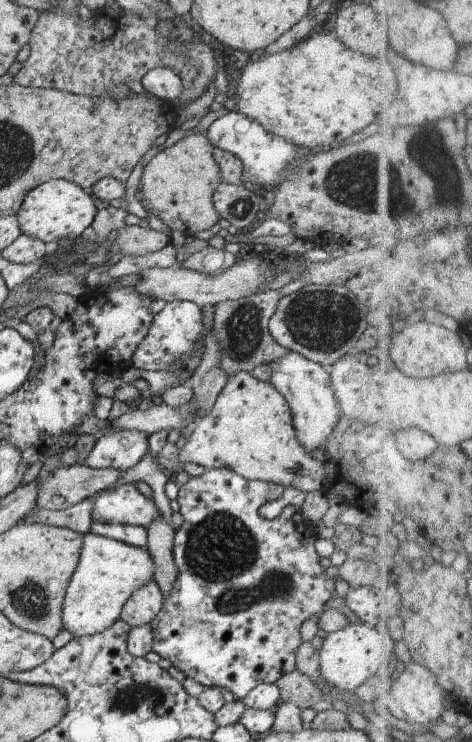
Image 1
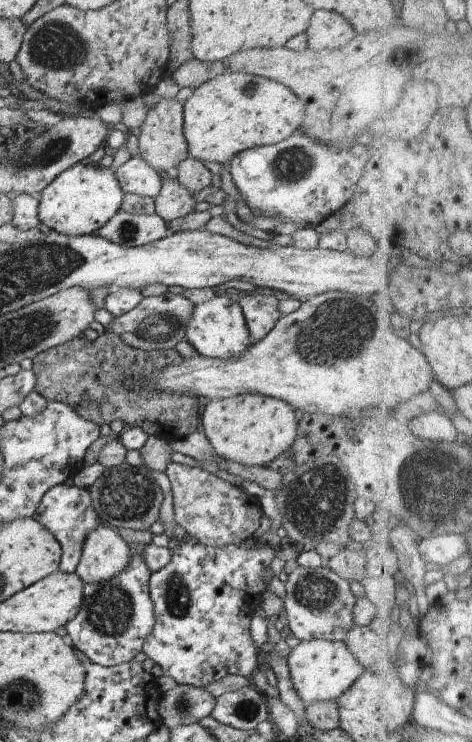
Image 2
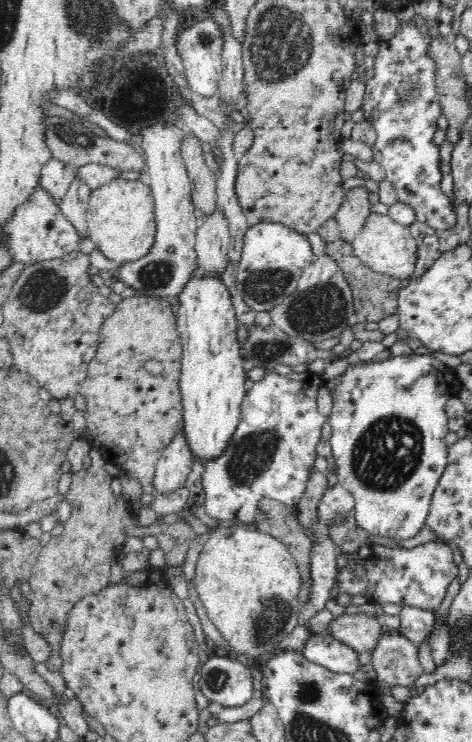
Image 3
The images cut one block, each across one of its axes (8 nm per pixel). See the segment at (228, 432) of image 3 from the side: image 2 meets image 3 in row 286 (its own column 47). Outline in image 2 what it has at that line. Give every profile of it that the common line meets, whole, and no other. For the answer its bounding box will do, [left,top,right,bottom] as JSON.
[38,163,125,235]

